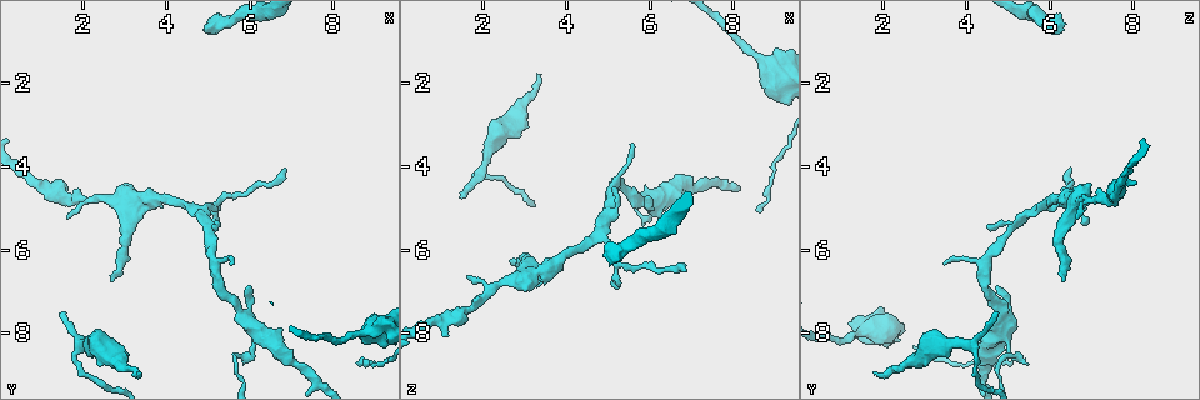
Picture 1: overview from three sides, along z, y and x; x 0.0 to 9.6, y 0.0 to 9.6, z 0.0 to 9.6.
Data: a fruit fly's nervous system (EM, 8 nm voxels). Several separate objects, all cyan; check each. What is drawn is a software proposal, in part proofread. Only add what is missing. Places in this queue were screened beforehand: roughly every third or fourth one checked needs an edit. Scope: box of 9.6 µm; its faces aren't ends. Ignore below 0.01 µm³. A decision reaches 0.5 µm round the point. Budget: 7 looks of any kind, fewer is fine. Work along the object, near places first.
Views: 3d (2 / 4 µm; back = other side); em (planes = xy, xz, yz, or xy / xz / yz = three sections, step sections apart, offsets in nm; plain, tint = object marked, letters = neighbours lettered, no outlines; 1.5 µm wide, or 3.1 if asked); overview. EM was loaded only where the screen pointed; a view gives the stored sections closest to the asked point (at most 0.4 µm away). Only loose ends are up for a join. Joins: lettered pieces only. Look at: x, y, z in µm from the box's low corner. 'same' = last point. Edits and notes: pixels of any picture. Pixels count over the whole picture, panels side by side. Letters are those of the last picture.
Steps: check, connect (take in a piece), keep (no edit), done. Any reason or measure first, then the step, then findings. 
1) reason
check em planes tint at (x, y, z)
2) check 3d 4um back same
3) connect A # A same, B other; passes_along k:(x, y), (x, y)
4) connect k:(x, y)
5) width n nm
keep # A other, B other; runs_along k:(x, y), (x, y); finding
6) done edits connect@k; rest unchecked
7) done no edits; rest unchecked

thin end
check 3d 4um at (1.60, 7.50, 4.80)

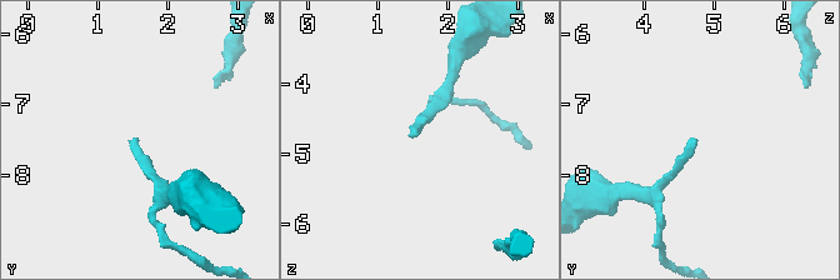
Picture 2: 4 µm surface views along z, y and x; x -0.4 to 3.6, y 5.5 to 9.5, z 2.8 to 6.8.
need the tissue
check em planes tint at (1.60, 7.50, 4.75)

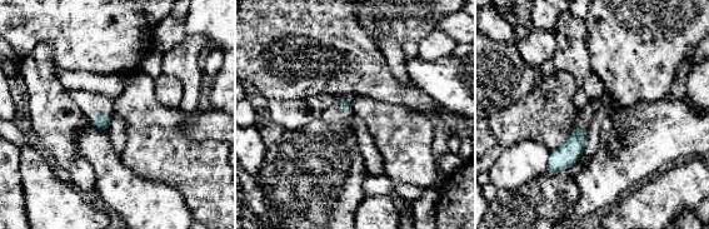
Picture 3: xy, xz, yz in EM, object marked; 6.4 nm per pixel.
check em planes letters same

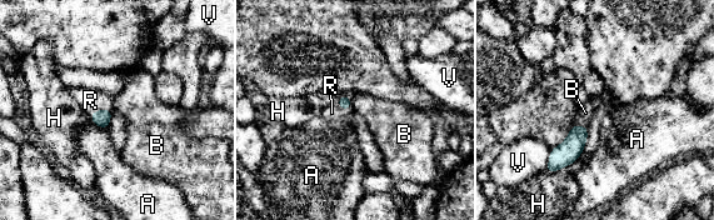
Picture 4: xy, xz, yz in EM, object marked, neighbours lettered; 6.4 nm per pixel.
connect 4:(90, 100) # A other, B other, H other, R same, V other; passes_along 4:(101, 118), (101, 109), (90, 100); the neuron continues

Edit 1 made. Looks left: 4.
free end
check 3d 2um at (2.65, 6.80, 6.35)

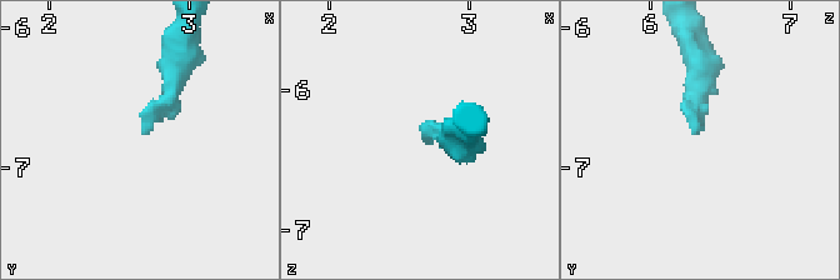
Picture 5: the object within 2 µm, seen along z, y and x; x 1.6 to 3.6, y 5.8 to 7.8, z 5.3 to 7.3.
check em yz step 8 tint at (2.70, 6.76, 6.34)

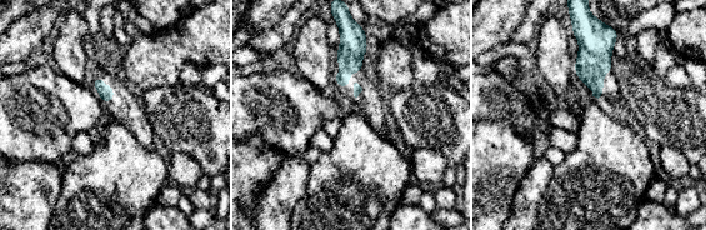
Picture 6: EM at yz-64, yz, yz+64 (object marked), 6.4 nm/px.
see the neighbours
check em yz step 8 letters same

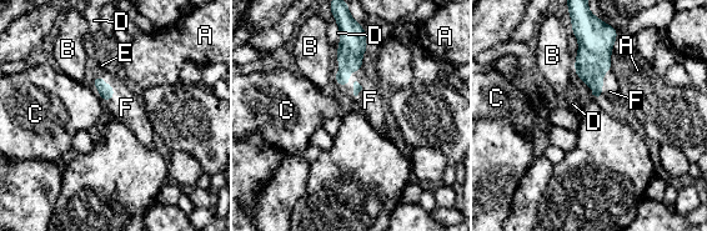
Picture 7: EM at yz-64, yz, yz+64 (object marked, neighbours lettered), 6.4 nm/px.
connect 7:(126, 108) # A other, B other, C other, D other, E other, F same; passes_along 7:(106, 93), (111, 83), (126, 108); the neuron continues

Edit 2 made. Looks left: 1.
done edits connect@4, connect@7; rest unchecked

